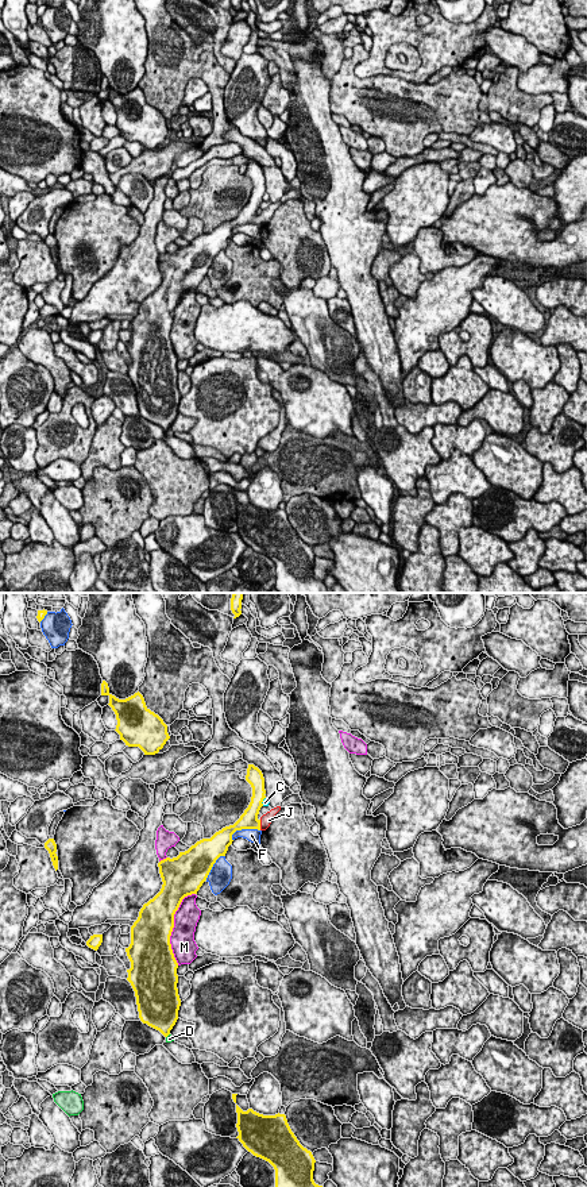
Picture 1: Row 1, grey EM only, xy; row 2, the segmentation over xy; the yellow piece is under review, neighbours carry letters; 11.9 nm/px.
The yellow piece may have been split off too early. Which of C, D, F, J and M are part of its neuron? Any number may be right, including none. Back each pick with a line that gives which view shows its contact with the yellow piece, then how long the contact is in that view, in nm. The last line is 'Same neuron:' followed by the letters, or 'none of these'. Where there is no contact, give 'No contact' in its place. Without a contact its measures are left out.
J: Touches yellow in xy. Shared border 130 nm
Same neuron: J

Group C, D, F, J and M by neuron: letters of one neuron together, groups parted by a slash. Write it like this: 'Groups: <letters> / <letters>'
Groups: C / D / F / J / M

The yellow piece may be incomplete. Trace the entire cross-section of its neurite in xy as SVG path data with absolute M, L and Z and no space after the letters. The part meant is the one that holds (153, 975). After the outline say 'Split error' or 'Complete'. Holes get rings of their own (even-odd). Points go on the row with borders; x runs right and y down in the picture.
M248 764L246 781L252 787L252 797L240 818L177 858L161 860L162 889L143 905L131 926L131 944L125 948L131 961L127 980L135 991L140 1021L165 1037L175 1025L181 1006L178 963L170 944L174 914L185 897L197 894L216 860L225 856L236 830L260 830L258 814L266 798L264 778L258 767Z. Complete

